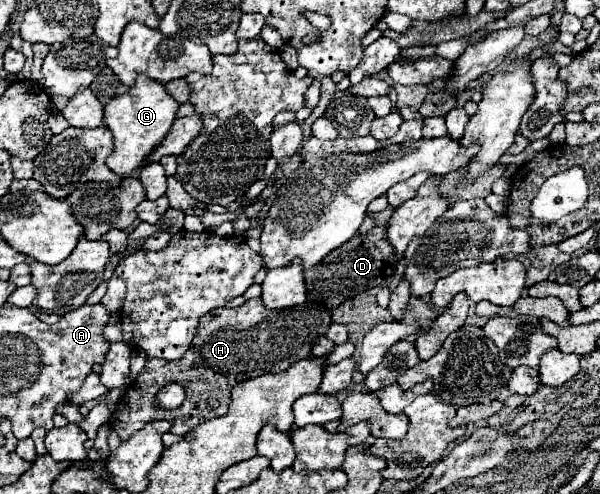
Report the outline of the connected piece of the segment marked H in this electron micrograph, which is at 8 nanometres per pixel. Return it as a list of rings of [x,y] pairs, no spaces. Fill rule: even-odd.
[[[261,298],[247,300],[239,308],[211,310],[199,320],[191,348],[181,360],[147,360],[145,368],[119,398],[109,426],[125,442],[151,420],[169,420],[173,422],[169,432],[183,436],[201,422],[225,414],[231,402],[231,390],[237,382],[269,372],[285,372],[295,362],[309,358],[313,344],[327,334],[331,322],[331,310],[325,306],[301,304],[289,310],[269,310]],[[165,382],[181,384],[187,394],[181,408],[173,412],[159,412],[157,406],[153,406],[153,398]]]

